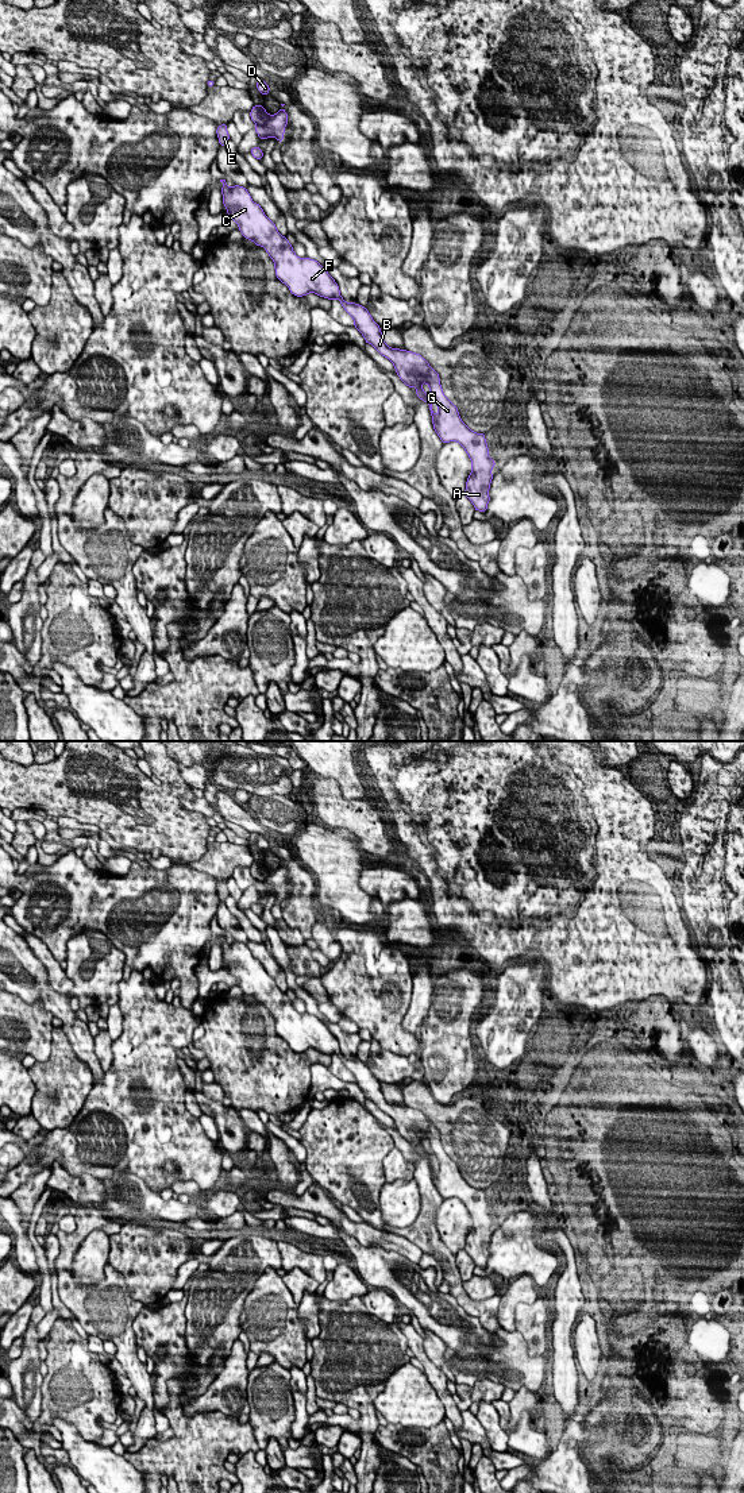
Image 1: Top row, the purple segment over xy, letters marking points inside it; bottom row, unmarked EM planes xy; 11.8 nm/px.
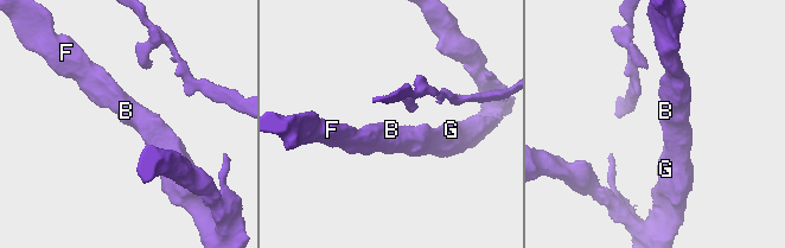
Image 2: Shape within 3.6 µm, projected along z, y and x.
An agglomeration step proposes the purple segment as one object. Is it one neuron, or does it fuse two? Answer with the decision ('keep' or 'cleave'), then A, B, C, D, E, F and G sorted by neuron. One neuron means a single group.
cleave; A B C E F G / D

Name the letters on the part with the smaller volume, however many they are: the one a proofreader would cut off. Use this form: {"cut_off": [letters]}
{"cut_off": ["D"]}

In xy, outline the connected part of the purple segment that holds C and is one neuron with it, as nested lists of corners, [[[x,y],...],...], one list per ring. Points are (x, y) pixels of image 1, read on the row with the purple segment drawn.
[[[225,180],[220,182],[227,215],[238,224],[246,239],[266,250],[274,262],[275,277],[289,288],[290,293],[296,297],[315,293],[331,301],[339,300],[354,319],[354,327],[365,342],[388,358],[400,379],[408,387],[415,387],[416,396],[429,405],[433,429],[443,444],[458,441],[464,448],[471,460],[464,494],[475,510],[486,513],[490,501],[489,489],[494,477],[491,468],[496,462],[489,456],[485,433],[471,431],[462,421],[458,408],[444,396],[439,374],[420,354],[390,348],[369,310],[361,304],[346,302],[335,279],[317,261],[297,256],[289,240],[278,232],[261,205],[251,200],[246,188],[239,185],[230,188]]]

